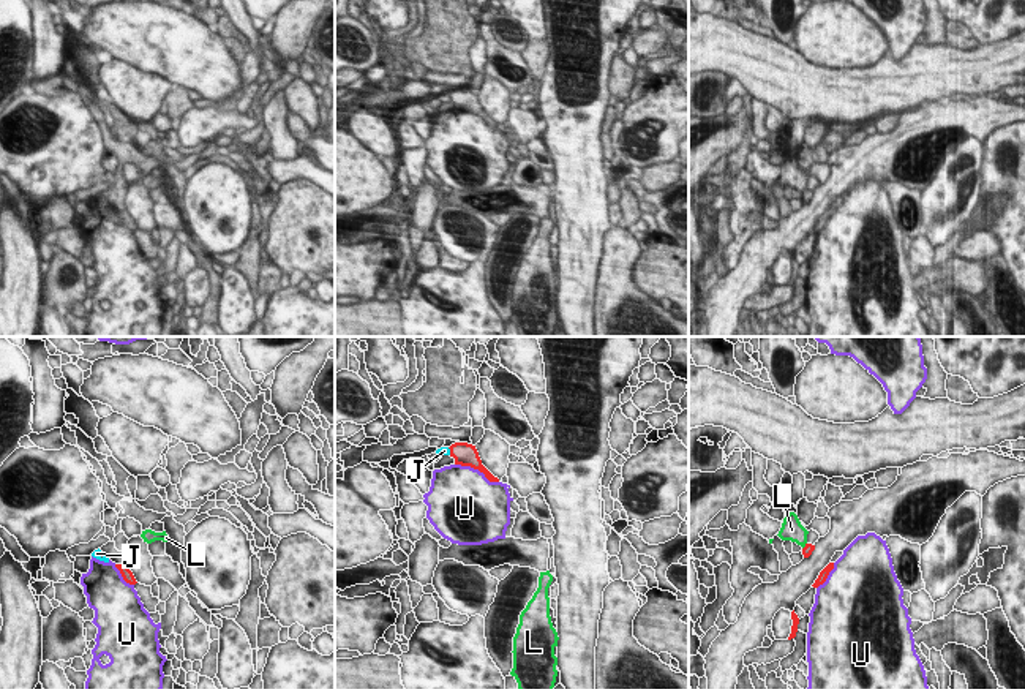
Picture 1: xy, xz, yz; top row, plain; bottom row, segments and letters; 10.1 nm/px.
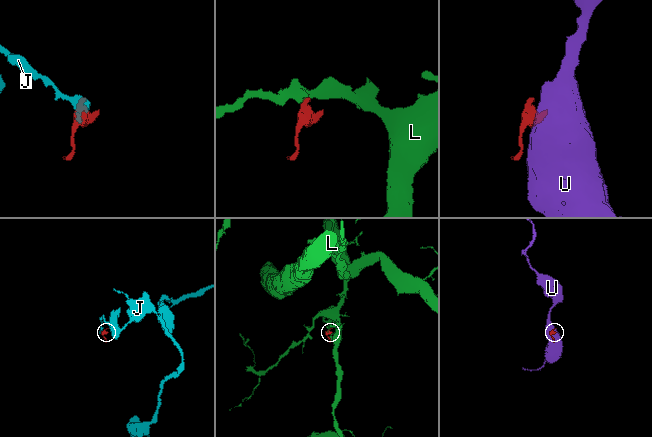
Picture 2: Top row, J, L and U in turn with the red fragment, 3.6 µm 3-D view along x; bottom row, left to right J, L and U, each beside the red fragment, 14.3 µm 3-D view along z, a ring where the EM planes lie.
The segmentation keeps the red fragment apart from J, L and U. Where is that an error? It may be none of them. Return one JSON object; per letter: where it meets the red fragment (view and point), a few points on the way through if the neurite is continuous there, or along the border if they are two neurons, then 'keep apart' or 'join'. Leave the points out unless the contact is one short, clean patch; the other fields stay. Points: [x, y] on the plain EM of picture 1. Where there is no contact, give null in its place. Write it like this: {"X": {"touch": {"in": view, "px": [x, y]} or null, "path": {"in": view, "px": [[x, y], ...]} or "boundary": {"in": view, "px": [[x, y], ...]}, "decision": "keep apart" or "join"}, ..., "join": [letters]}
{"J": {"touch": {"in": "xz", "px": [450, 97]}, "boundary": {"in": "xz", "px": [[447, 94], [450, 100]]}, "decision": "keep apart"}, "L": {"touch": {"in": "yz", "px": [806, 192]}, "boundary": {"in": "yz", "px": [[806, 188], [803, 195]]}, "decision": "keep apart"}, "U": {"touch": {"in": "xz", "px": [477, 114]}, "decision": "keep apart"}, "join": []}

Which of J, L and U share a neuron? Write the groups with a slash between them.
J / L / U

